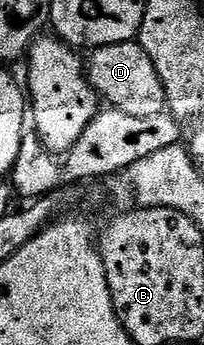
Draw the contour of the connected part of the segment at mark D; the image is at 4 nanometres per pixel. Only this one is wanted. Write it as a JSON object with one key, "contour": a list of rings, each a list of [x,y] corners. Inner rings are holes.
{"contour":[[[137,41],[97,47],[88,58],[91,88],[107,107],[128,112],[128,116],[156,116],[166,110],[164,84],[156,72],[156,64],[148,60],[148,52]]]}

